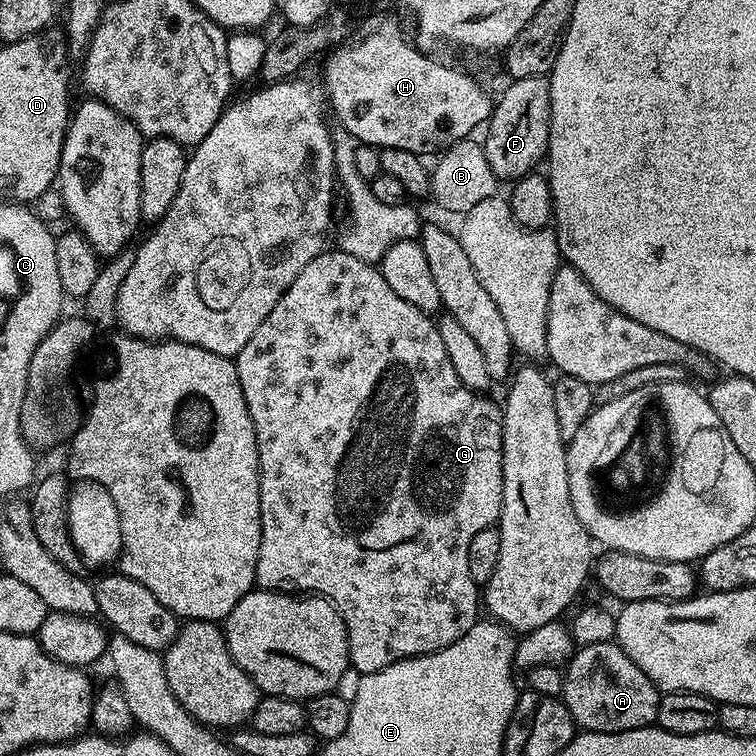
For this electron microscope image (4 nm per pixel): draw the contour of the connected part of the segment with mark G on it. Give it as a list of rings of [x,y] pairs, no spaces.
[[[325,250],[315,256],[290,282],[286,294],[278,298],[278,306],[266,314],[266,322],[254,330],[250,342],[242,346],[240,353],[234,358],[238,370],[238,382],[242,382],[242,394],[246,398],[246,410],[250,410],[250,418],[254,422],[254,434],[258,446],[258,466],[260,467],[260,521],[262,522],[262,542],[258,546],[258,566],[256,567],[256,584],[264,590],[284,590],[293,584],[293,589],[304,594],[315,594],[329,601],[337,614],[344,620],[344,627],[348,629],[348,662],[357,672],[377,672],[399,660],[409,660],[415,656],[425,656],[431,652],[442,650],[460,639],[478,623],[476,604],[478,608],[478,586],[474,578],[470,578],[470,562],[466,554],[470,554],[470,540],[480,530],[493,527],[499,521],[502,510],[502,454],[500,453],[500,418],[497,409],[492,409],[477,393],[470,391],[454,374],[454,366],[450,362],[450,354],[446,354],[446,346],[442,346],[442,334],[437,323],[429,313],[423,312],[416,306],[406,302],[394,294],[386,278],[383,277],[379,267],[368,264],[366,261],[352,257],[351,254],[341,250]]]

